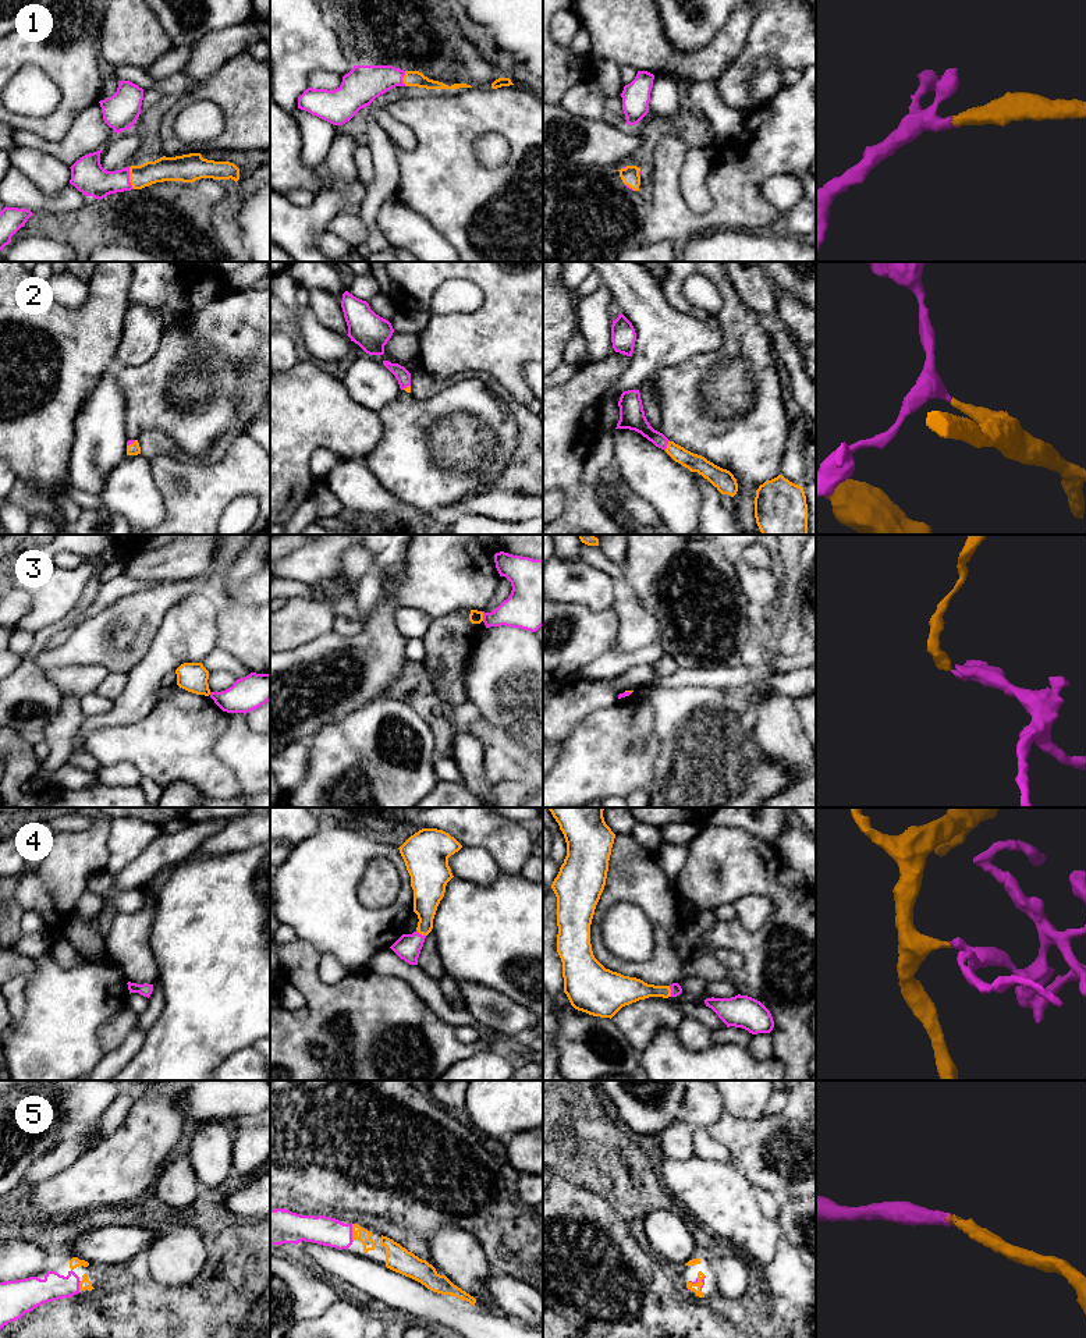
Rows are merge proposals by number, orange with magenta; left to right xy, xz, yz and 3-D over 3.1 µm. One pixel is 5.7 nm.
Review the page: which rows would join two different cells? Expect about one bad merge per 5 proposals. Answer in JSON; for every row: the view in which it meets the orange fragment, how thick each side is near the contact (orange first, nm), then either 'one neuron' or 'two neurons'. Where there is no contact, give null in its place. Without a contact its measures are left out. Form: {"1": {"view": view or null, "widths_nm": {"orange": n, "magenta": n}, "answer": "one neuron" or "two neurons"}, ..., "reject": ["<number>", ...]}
{"1": {"view": "xy", "widths_nm": {"orange": 140, "magenta": 200}, "answer": "one neuron"}, "2": {"view": "yz", "widths_nm": {"orange": 100, "magenta": 130}, "answer": "one neuron"}, "3": {"view": "xz", "widths_nm": {"orange": 80, "magenta": 220}, "answer": "two neurons"}, "4": {"view": "xz", "widths_nm": {"orange": 180, "magenta": 150}, "answer": "one neuron"}, "5": {"view": "xz", "widths_nm": {"orange": 70, "magenta": 170}, "answer": "one neuron"}, "reject": ["3"]}

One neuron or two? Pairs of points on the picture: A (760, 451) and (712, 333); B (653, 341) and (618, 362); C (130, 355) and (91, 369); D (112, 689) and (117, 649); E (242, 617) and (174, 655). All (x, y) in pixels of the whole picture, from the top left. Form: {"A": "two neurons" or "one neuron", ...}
{"A": "two neurons", "B": "two neurons", "C": "two neurons", "D": "two neurons", "E": "two neurons"}

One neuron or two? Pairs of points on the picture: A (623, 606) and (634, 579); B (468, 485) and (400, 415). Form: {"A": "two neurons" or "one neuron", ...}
{"A": "two neurons", "B": "one neuron"}

